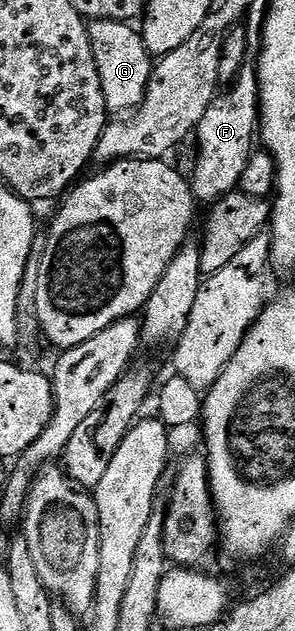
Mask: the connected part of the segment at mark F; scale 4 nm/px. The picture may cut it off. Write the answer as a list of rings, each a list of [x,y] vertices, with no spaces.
[[[248,59],[235,80],[224,89],[209,103],[197,128],[199,154],[195,157],[195,170],[189,173],[189,180],[199,203],[221,201],[224,195],[239,189],[239,180],[253,152],[251,144],[255,141],[255,124],[261,121],[259,67],[254,60]]]

